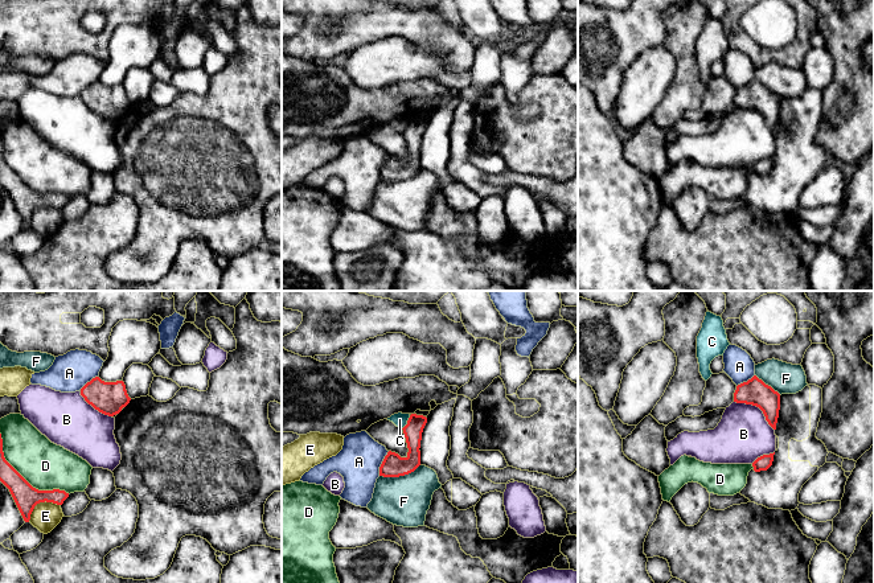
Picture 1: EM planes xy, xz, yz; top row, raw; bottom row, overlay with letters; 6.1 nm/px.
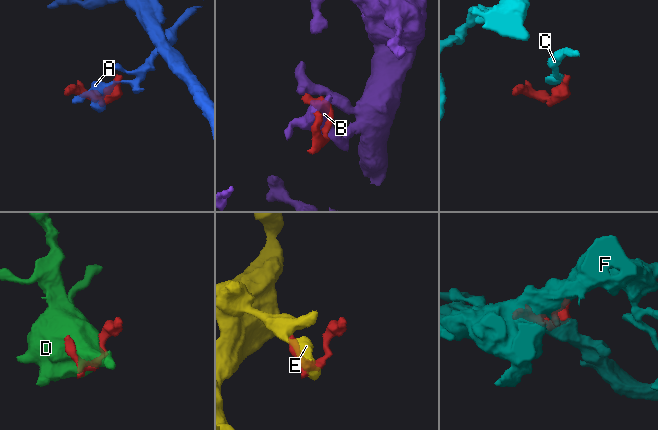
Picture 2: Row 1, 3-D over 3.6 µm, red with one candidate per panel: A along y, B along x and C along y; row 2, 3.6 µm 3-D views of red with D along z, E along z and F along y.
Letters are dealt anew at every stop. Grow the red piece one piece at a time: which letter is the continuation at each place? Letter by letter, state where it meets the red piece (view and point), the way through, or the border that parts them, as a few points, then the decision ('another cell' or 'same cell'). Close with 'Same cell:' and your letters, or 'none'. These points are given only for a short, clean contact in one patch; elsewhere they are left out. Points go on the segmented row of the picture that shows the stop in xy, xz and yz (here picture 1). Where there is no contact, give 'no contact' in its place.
A: meets red in xz at (382, 463); border along xz (389, 451), (380, 467), (378, 475); another cell
B: meets red in yz at (758, 406); another cell
C: meets red in xz at (407, 422); border along xz (410, 415), (402, 428); another cell
D: meets red in xy at (23, 477); another cell
E: meets red in xy at (40, 501); another cell
F: meets red in xz at (399, 475); border along xz (419, 464), (403, 475), (380, 476); another cell
Same cell: none

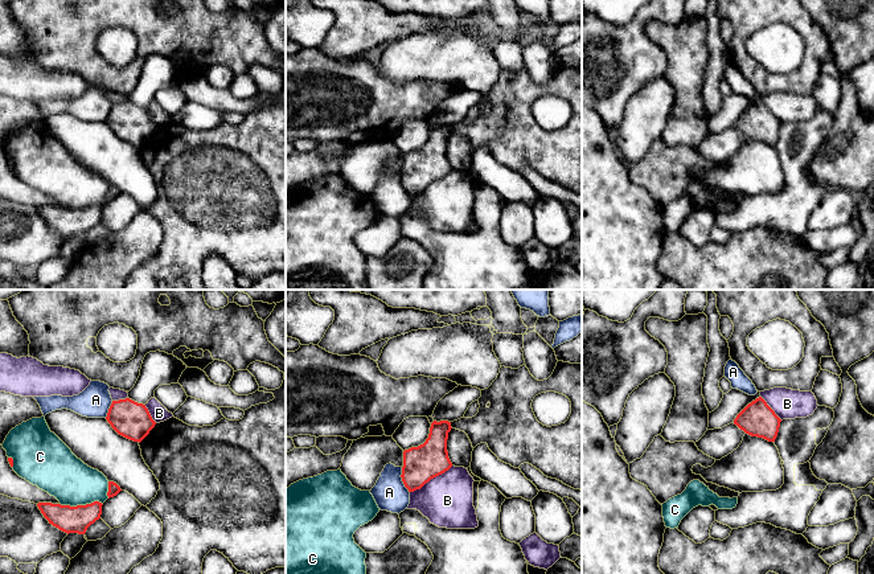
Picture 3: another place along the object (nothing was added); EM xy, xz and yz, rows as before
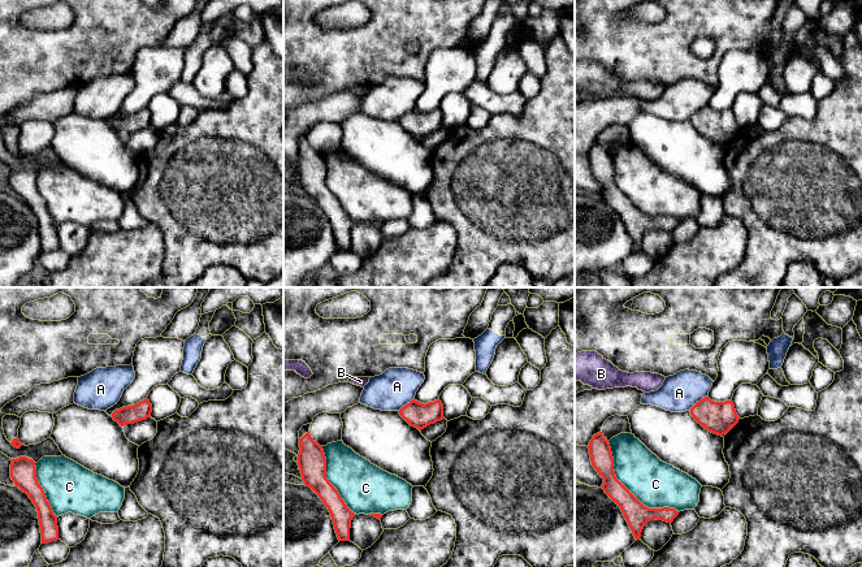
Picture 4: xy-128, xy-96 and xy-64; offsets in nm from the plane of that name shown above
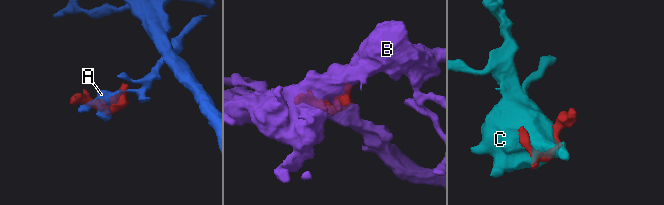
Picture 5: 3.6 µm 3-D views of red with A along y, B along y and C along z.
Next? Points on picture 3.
A: meets red in xz at (402, 480); border along xz (401, 467), (401, 480), (409, 492); another cell
B: meets red in xz at (431, 478); border along xz (452, 466), (410, 492); another cell
C: meets red in xy at (81, 505); another cell
Same cell: none

